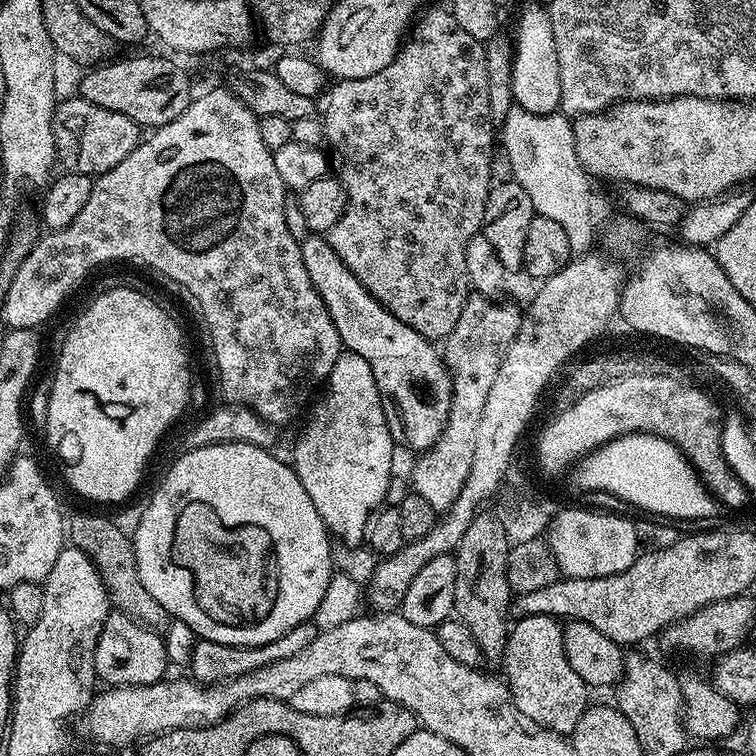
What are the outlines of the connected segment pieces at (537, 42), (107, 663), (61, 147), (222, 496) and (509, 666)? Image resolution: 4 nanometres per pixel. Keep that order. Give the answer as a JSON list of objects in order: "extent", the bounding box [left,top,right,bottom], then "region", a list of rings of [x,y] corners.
[{"extent":[512,3,560,116],"region":[[[543,3],[522,9],[516,20],[516,36],[514,35],[512,50],[512,98],[519,107],[539,116],[548,116],[560,106],[558,50],[548,9]]]},{"extent":[94,611,170,688],"region":[[[113,611],[102,626],[98,646],[94,650],[96,675],[105,685],[125,688],[126,686],[150,686],[159,684],[169,675],[170,665],[163,635],[144,628],[129,616]]]},{"extent":[52,98,142,177],"region":[[[79,98],[61,99],[52,115],[52,133],[59,167],[64,172],[86,174],[95,177],[102,172],[109,172],[122,158],[126,158],[137,148],[142,139],[142,129],[126,114],[114,114],[102,106],[94,106]]]},{"extent":[134,444,334,648],"region":[[[201,444],[189,449],[189,452],[182,453],[169,466],[164,481],[157,486],[148,509],[141,514],[140,521],[136,524],[134,555],[142,586],[146,586],[146,590],[150,590],[150,594],[154,594],[158,602],[162,602],[171,619],[186,622],[186,626],[194,630],[196,637],[210,642],[253,648],[266,642],[274,642],[274,638],[282,638],[282,634],[294,630],[294,626],[309,623],[315,617],[318,602],[322,602],[322,594],[326,594],[326,586],[334,571],[333,541],[318,510],[314,510],[314,502],[310,502],[310,494],[306,494],[306,486],[302,486],[295,467],[287,463],[284,465],[278,457],[271,456],[273,453],[269,449],[253,444]]]},{"extent":[503,616,590,734],"region":[[[527,616],[515,621],[504,648],[503,675],[516,709],[542,728],[570,734],[578,726],[578,718],[590,706],[590,689],[566,658],[564,624],[554,616]]]}]

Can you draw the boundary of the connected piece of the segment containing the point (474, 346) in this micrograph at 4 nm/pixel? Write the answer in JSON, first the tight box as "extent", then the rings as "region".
{"extent":[411,294,522,514],"region":[[[479,294],[469,295],[462,306],[462,314],[458,314],[454,330],[443,341],[444,365],[452,376],[448,424],[438,442],[415,457],[411,488],[415,495],[426,498],[437,514],[447,512],[462,494],[462,486],[466,486],[470,462],[474,458],[474,434],[478,430],[478,418],[482,418],[482,406],[486,406],[486,394],[490,394],[494,374],[498,374],[498,366],[502,366],[502,358],[520,329],[522,308],[516,304],[519,303],[497,302]]]}

